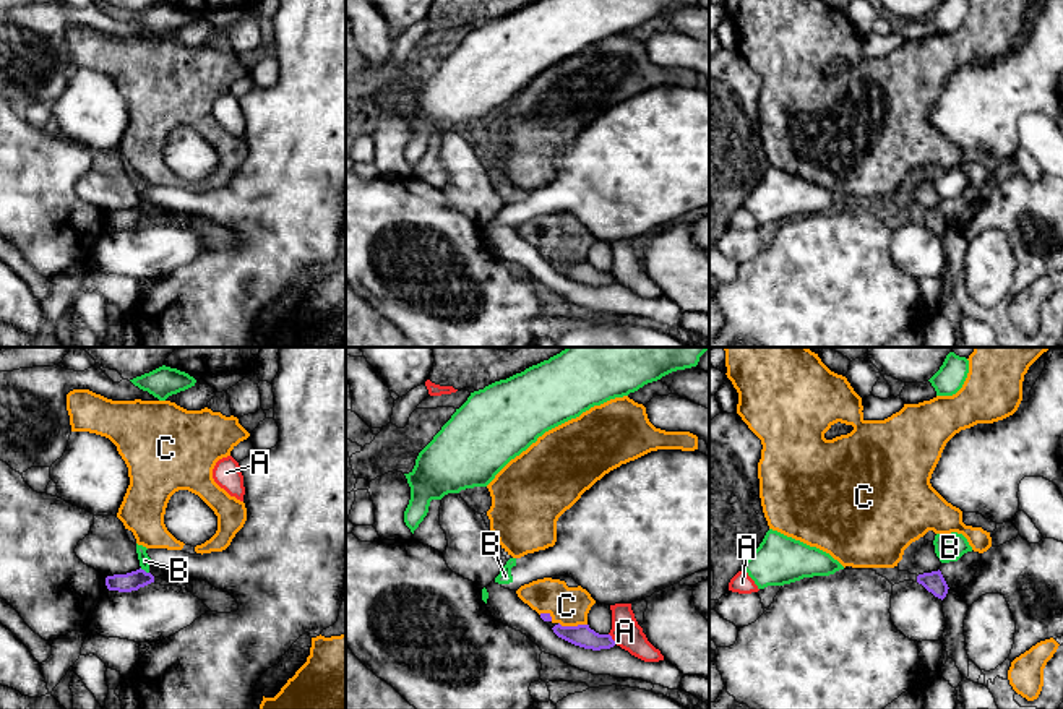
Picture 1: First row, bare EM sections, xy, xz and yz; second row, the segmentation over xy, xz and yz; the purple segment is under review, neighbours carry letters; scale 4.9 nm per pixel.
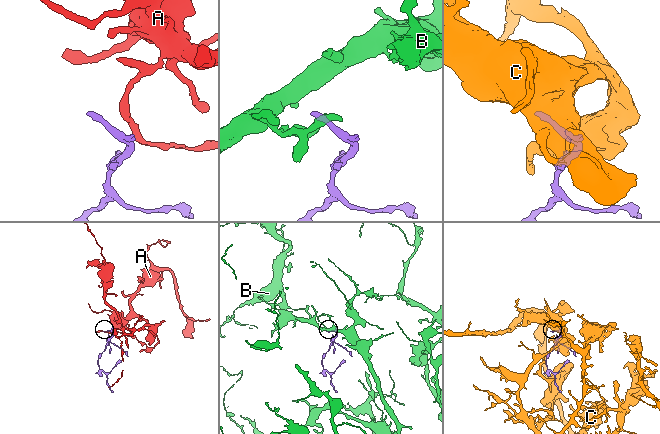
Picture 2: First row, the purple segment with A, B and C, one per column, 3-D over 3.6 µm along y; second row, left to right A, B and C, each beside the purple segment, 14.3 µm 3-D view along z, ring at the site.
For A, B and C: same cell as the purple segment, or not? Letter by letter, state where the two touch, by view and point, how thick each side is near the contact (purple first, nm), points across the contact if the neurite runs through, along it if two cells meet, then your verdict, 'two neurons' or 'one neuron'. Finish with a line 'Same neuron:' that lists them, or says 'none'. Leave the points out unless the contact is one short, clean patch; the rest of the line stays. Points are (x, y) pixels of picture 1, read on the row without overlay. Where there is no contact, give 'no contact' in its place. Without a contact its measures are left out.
A: meets purple in xz at (611, 275); 110 nm thick on the purple side, 150 nm on the other; border along xz (609, 270), (615, 279); two neurons
B: meets purple in xy at (143, 206); 100 nm thick on the purple side, 60 nm on the other; border along xy (140, 205), (148, 210); two neurons
C: meets purple in xz at (573, 263); 110 nm thick on the purple side, 190 nm on the other; two neurons
Same neuron: none

